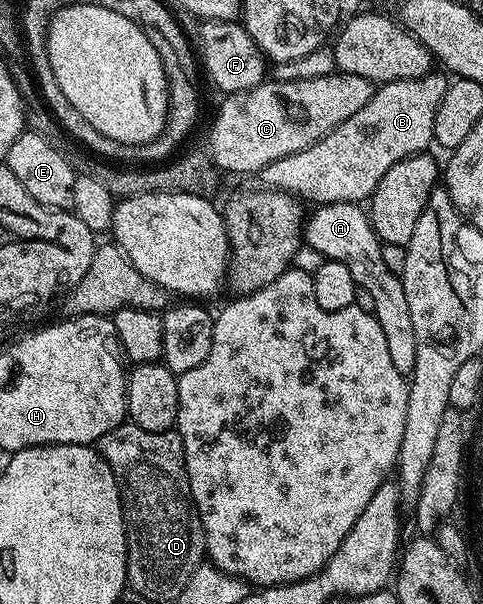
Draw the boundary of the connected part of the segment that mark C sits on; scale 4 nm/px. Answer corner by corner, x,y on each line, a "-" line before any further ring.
334,71
332,75
297,81
269,78
251,90
228,93
209,128
209,157
225,172
260,173
271,162
323,139
351,114
359,114
371,102
374,91
373,81

